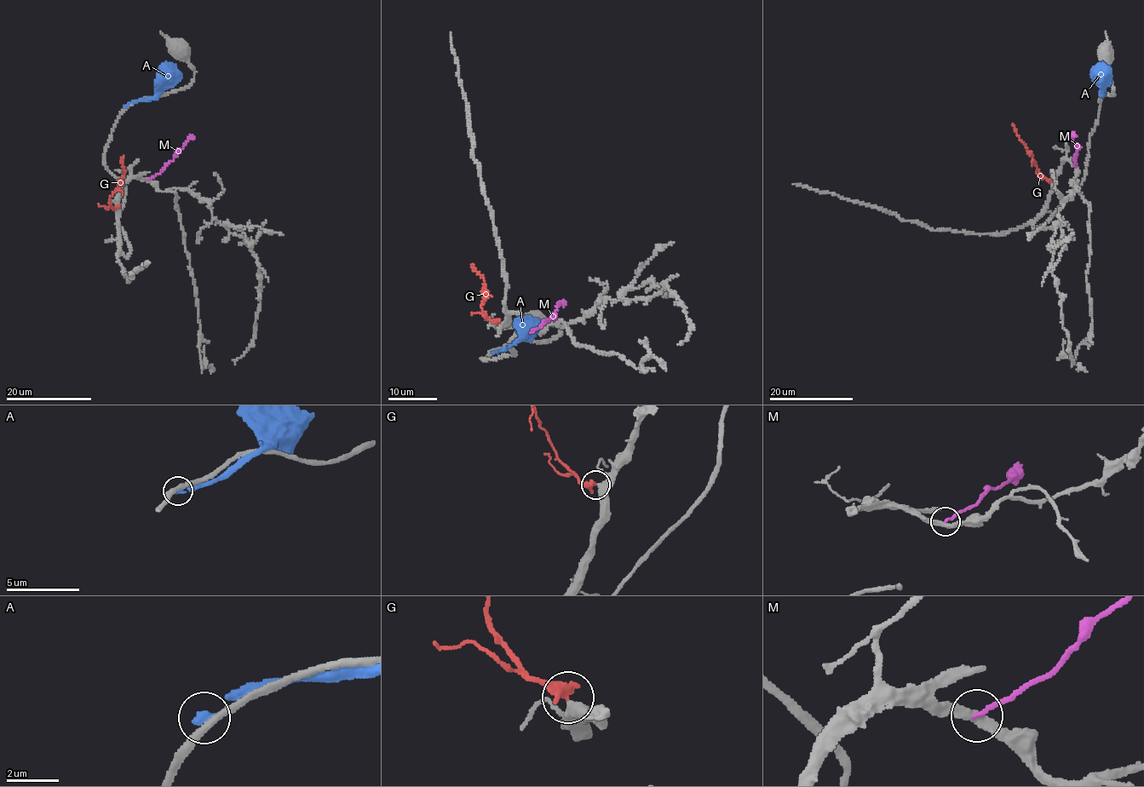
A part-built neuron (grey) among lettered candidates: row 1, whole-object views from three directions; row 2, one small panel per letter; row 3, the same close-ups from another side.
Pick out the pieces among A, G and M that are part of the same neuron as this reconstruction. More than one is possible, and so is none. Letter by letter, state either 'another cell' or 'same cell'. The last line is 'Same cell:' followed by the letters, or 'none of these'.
A: another cell
G: same cell
M: another cell
Same cell: G

